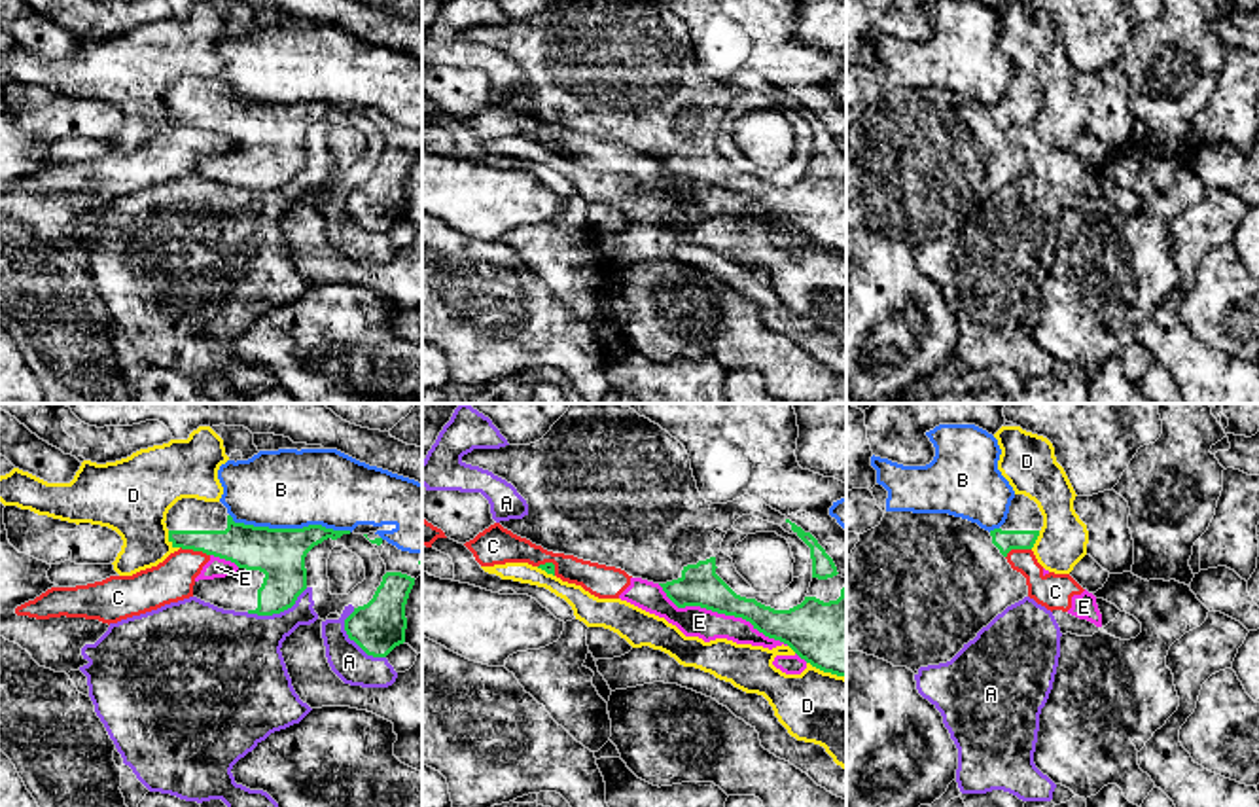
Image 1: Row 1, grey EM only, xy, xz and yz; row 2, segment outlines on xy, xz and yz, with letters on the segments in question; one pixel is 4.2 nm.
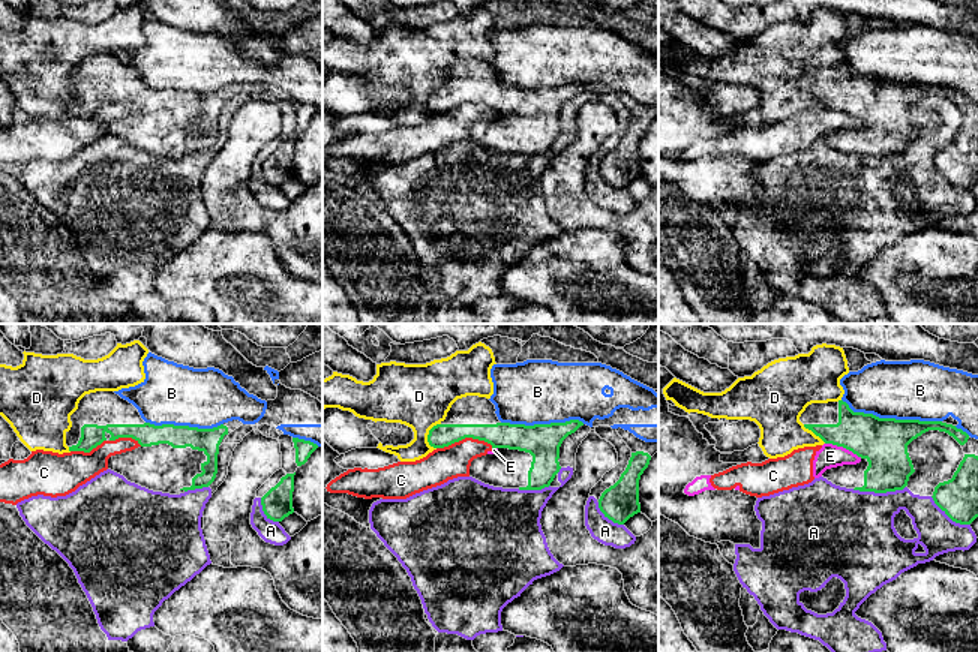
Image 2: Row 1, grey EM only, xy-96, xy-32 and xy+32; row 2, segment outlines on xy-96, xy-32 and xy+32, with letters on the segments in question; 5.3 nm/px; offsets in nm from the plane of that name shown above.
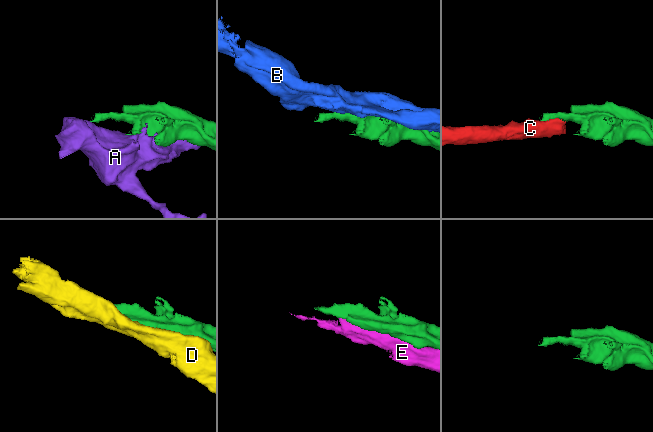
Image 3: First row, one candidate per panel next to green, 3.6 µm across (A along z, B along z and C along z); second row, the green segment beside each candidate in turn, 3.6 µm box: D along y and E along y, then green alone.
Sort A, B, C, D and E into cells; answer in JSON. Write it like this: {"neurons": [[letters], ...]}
{"neurons": [["A"], ["B"], ["C", "E"], ["D"]]}

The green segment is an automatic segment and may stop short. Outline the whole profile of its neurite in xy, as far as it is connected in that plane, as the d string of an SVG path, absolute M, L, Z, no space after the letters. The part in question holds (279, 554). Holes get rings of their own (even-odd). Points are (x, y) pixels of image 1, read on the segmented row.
M178 500L167 513L172 547L203 551L239 566L235 574L199 580L193 597L223 610L273 616L292 608L307 589L307 553L350 530L322 525L269 529L235 523L222 502Z

